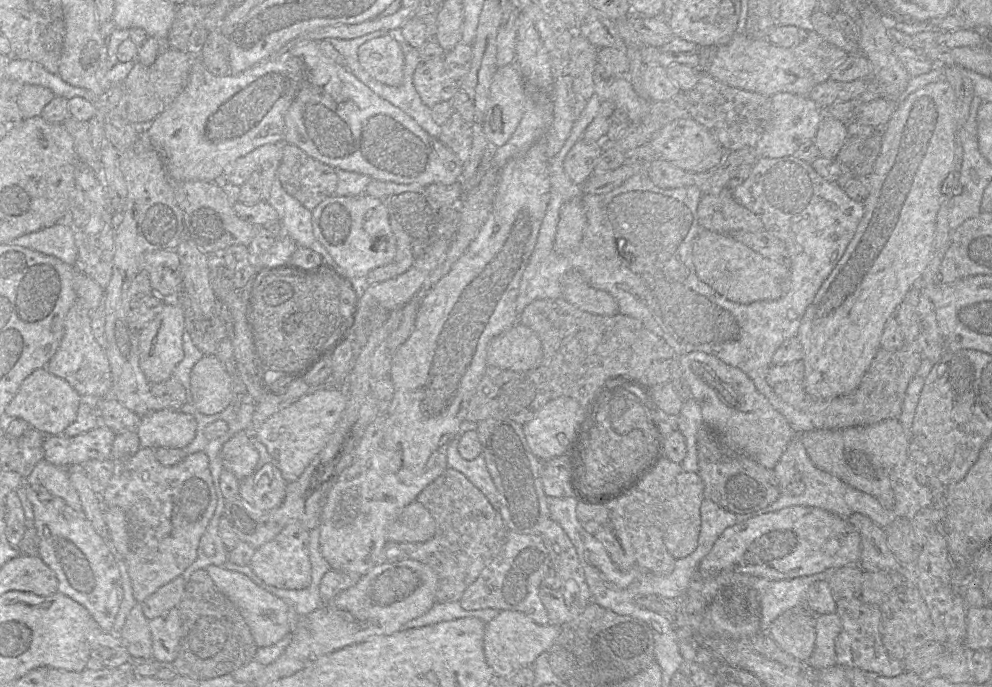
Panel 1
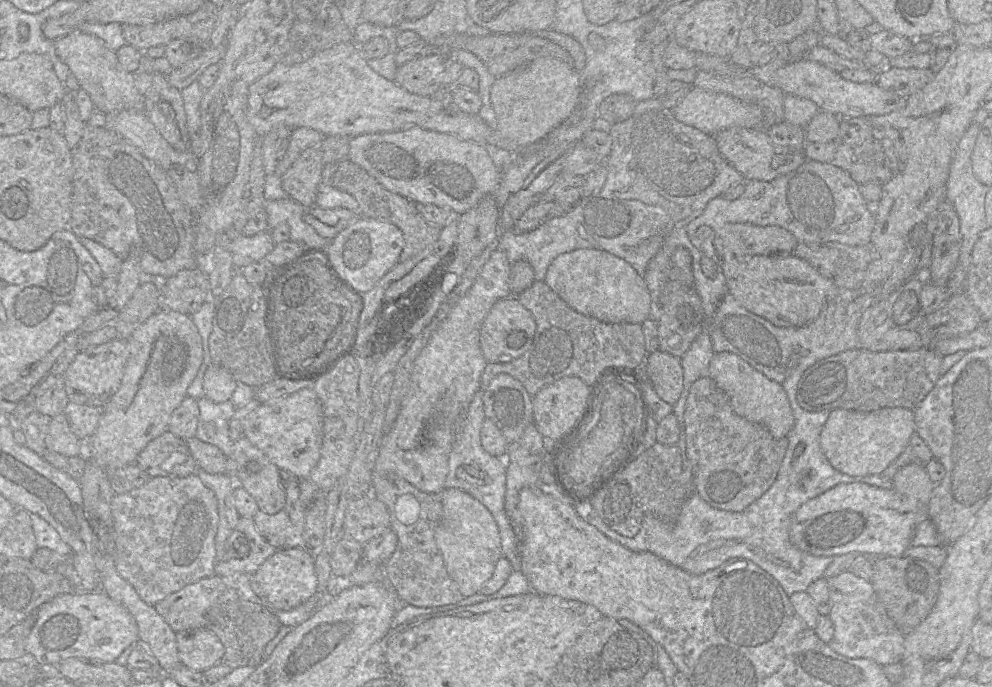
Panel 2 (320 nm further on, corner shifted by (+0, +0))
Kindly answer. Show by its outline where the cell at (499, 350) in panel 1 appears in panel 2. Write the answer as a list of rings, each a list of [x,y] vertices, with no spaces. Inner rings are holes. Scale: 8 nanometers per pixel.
[[[509,296],[498,300],[489,310],[480,329],[480,347],[487,363],[511,361],[523,355],[530,347],[536,331],[532,313],[518,300]]]

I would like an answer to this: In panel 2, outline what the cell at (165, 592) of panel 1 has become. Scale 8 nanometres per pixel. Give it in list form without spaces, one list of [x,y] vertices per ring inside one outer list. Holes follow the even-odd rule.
[[[213,574],[170,594],[154,606],[175,633],[205,628],[208,610],[229,584]]]

